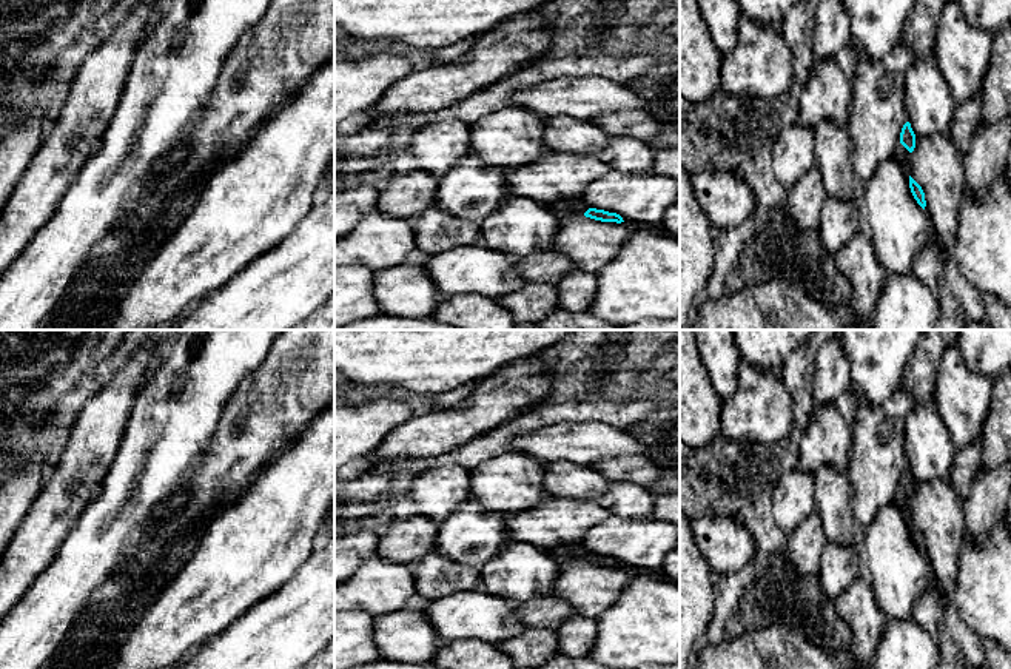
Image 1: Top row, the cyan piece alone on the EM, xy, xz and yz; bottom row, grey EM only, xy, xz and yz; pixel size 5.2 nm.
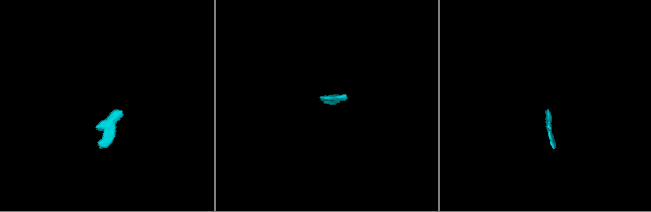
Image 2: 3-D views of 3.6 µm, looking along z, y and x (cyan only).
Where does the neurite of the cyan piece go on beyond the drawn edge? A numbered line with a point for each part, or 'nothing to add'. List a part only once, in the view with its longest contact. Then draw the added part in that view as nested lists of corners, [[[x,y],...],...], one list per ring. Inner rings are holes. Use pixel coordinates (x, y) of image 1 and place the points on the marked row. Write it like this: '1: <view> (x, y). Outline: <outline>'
1: yz (902, 154). Outline: [[[898,143],[895,146],[895,153],[894,153],[894,159],[903,166],[903,170],[908,171],[909,168],[909,156],[911,153],[902,145]]]

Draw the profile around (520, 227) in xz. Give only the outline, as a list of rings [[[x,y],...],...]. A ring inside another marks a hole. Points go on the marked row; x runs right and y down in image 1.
[[[515,197],[507,199],[478,224],[481,244],[518,257],[553,250],[558,222],[559,217],[544,205],[527,197]]]

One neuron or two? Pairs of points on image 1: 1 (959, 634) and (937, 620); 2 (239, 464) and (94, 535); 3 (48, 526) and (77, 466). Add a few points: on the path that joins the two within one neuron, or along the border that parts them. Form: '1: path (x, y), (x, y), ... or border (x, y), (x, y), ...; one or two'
1: border (943, 606), (948, 634), (962, 652); two
2: border (204, 447), (185, 480); two
3: path (56, 510), (74, 481); one

